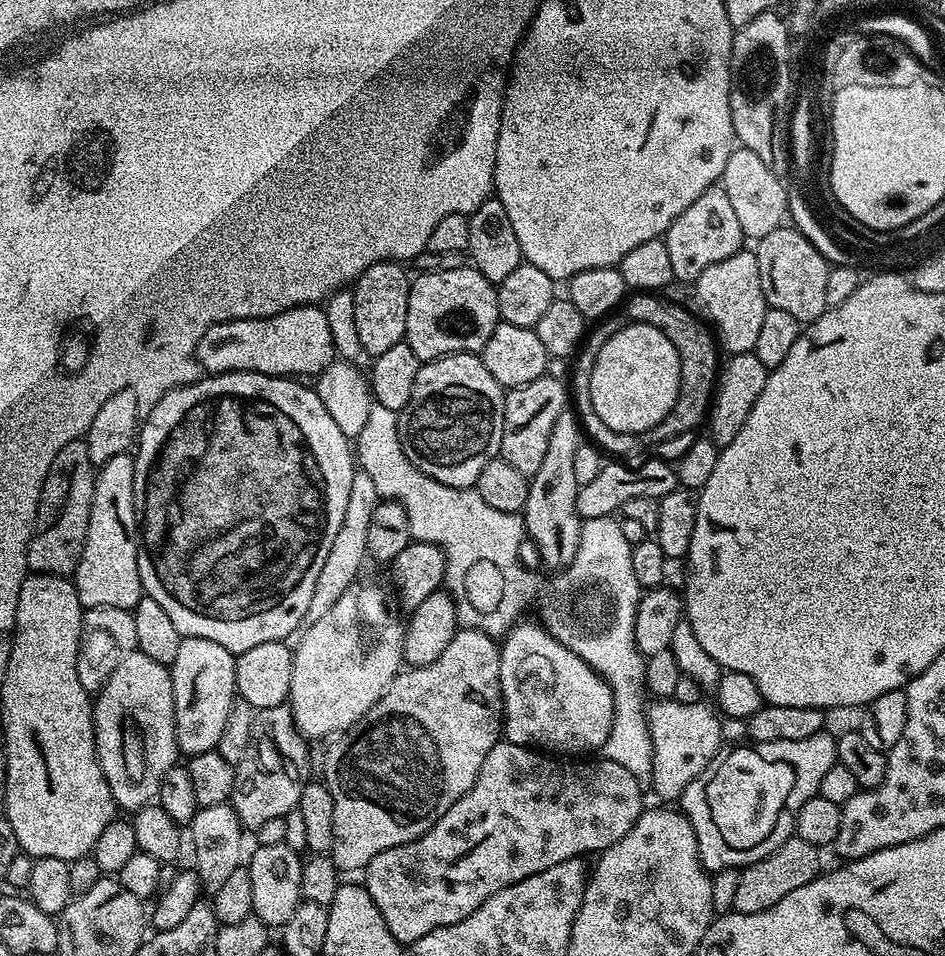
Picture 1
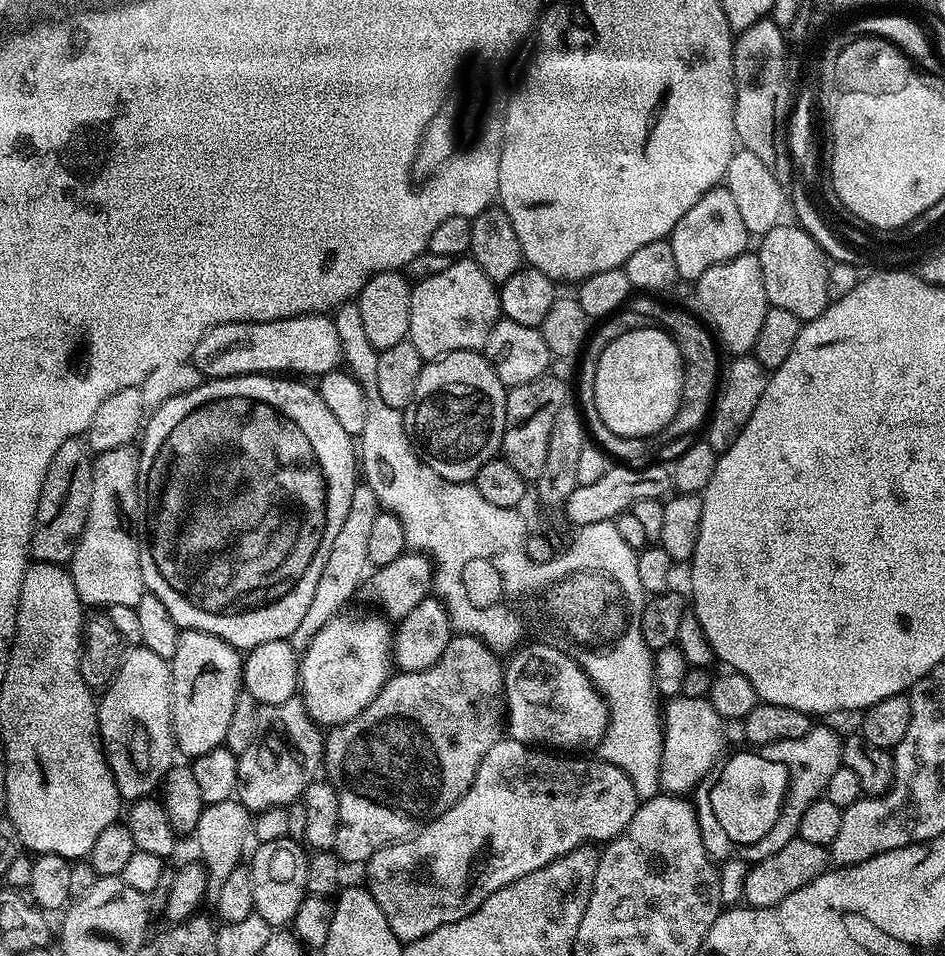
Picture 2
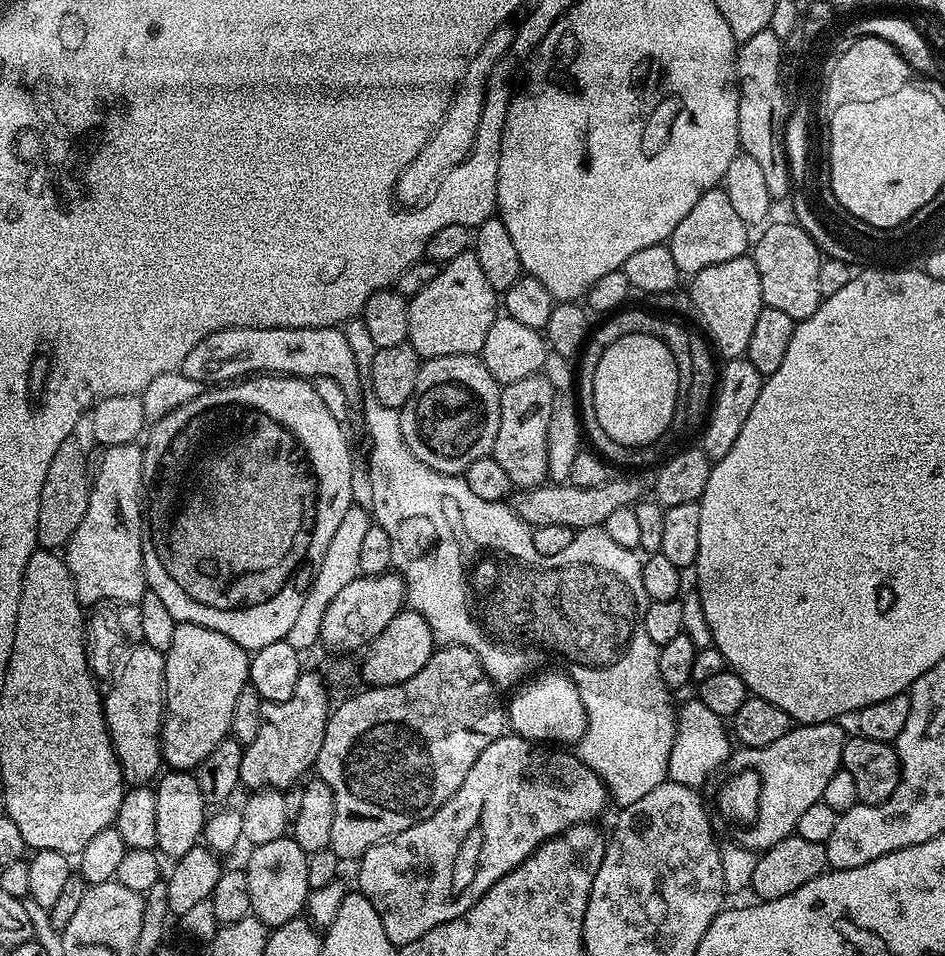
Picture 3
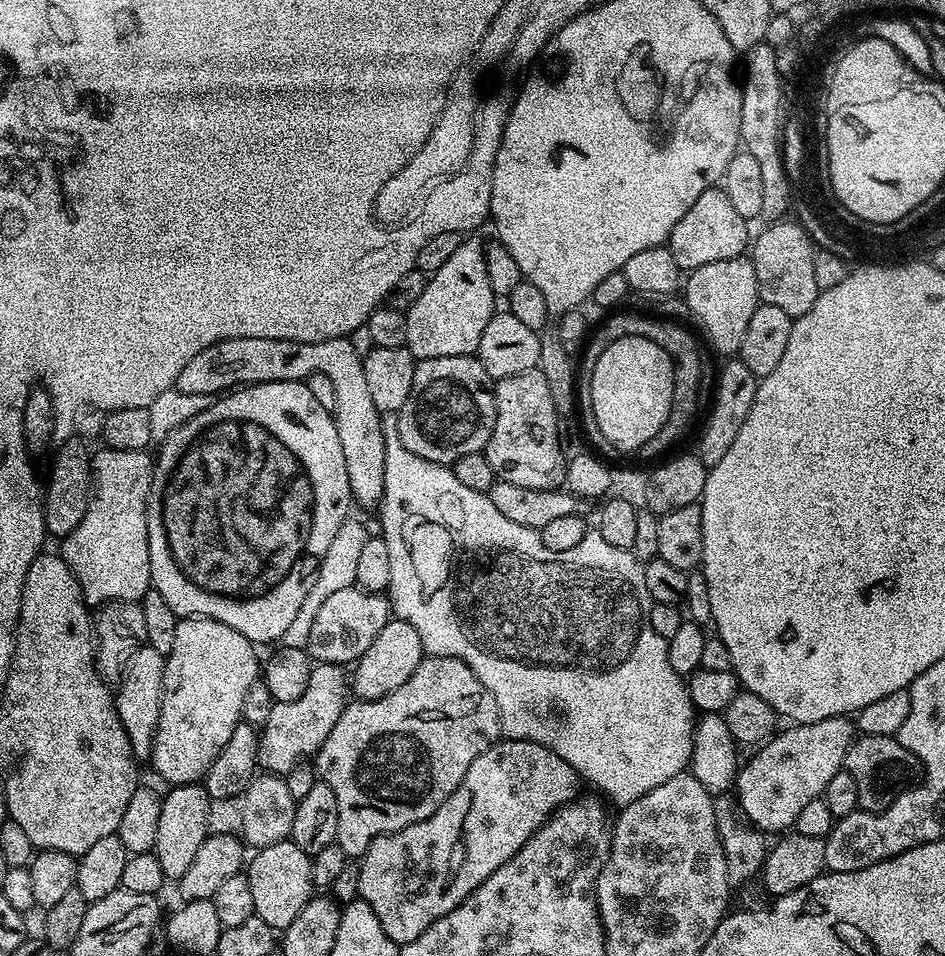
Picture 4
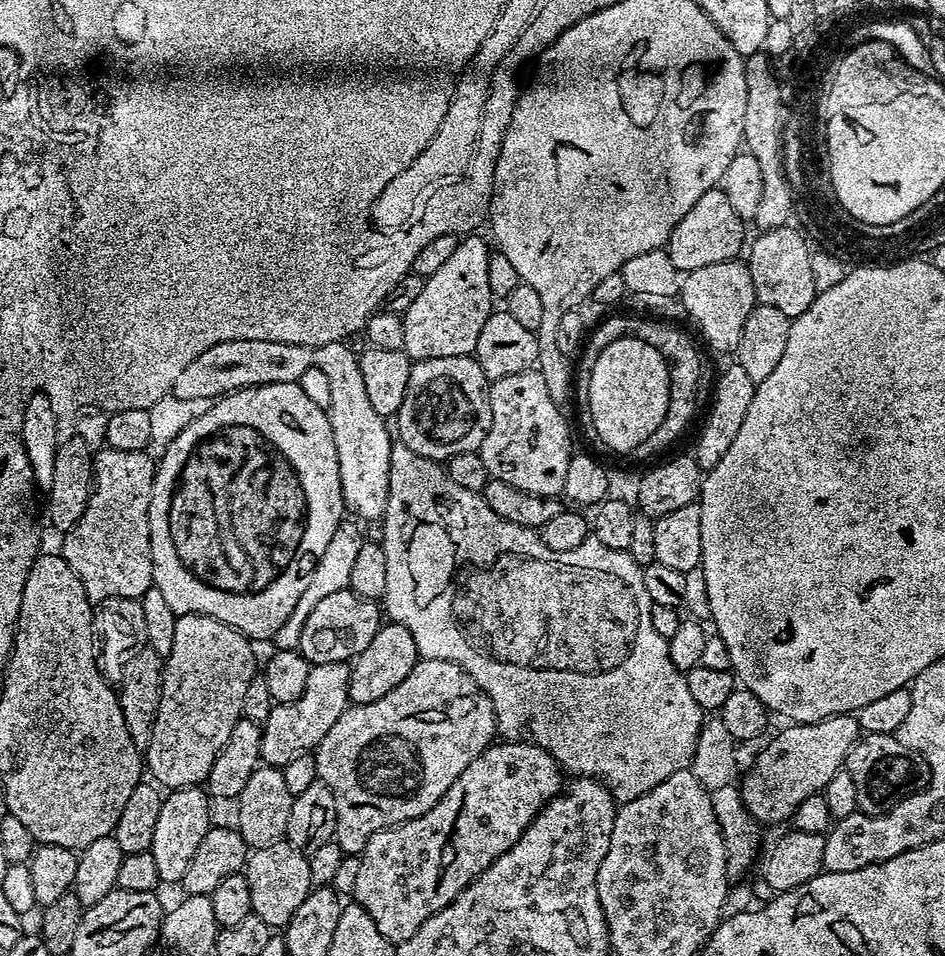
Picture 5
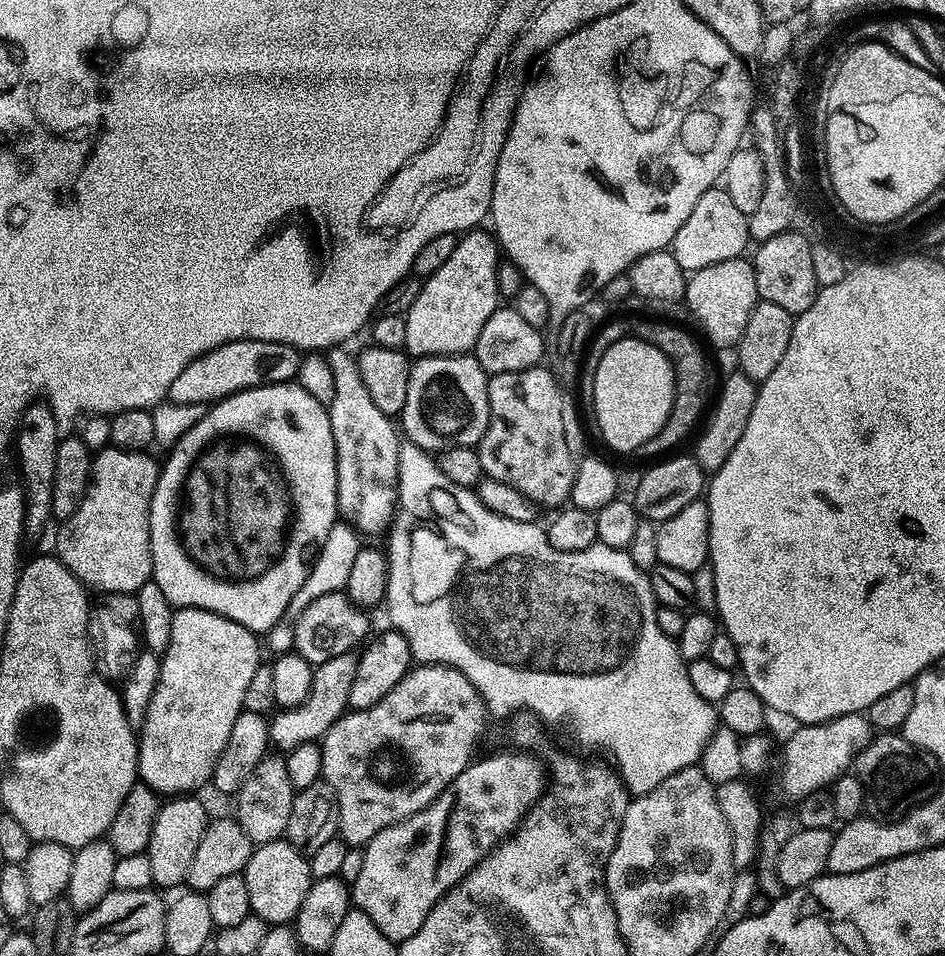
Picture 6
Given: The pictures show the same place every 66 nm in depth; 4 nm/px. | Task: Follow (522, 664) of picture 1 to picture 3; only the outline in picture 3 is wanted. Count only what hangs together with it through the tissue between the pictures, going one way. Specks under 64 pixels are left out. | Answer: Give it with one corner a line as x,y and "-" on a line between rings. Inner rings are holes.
563,671
542,672
529,677
513,691
515,694
510,702
508,701
506,708
509,725
515,735
525,737
527,740
550,744
577,743
585,734
588,719
576,684

